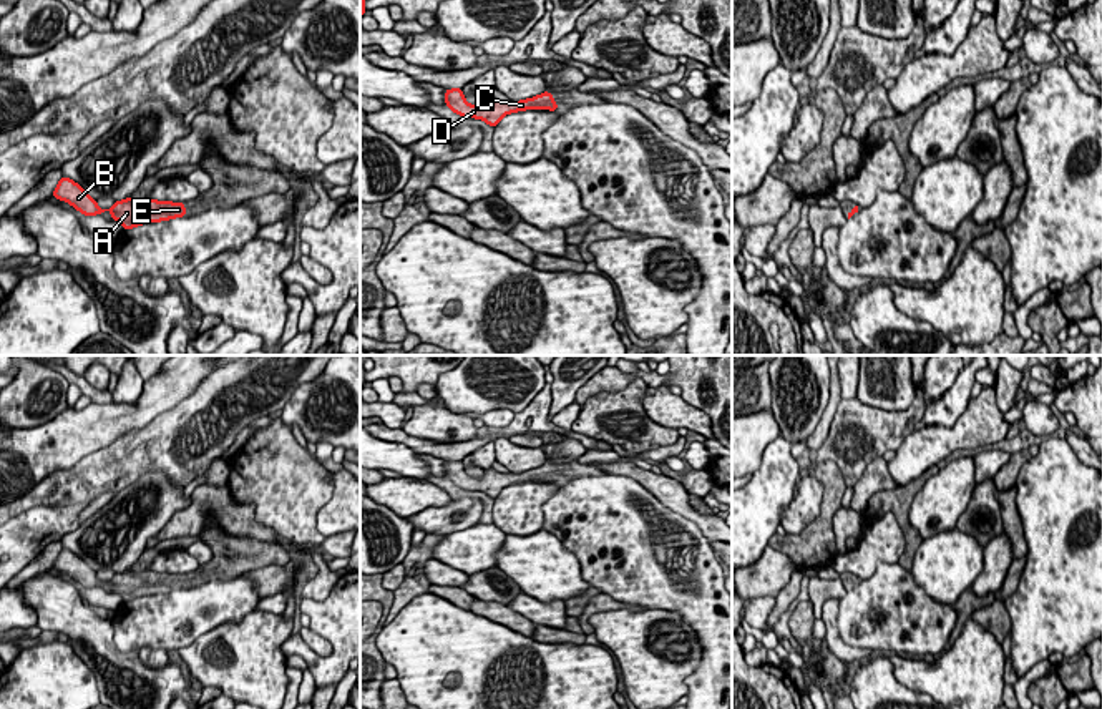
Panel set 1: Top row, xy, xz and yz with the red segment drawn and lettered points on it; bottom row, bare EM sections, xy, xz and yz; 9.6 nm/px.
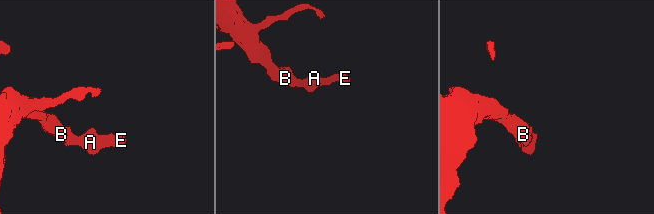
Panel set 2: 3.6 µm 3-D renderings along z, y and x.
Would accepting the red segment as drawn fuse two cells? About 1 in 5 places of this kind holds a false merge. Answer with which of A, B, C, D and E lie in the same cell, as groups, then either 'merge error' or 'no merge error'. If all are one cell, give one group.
A B C D E; no merge error

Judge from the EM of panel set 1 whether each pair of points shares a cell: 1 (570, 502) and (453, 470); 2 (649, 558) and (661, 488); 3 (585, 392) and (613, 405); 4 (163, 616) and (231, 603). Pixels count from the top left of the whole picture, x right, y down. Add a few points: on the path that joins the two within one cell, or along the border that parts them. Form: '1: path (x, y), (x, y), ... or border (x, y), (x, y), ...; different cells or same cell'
1: border (598, 475), (573, 477), (560, 485); different cells
2: border (629, 477), (636, 479), (664, 505), (692, 522); different cells
3: border (628, 384), (618, 391), (593, 394), (581, 409); different cells
4: path (180, 616), (214, 603); same cell

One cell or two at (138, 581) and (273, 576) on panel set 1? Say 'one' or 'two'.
two

